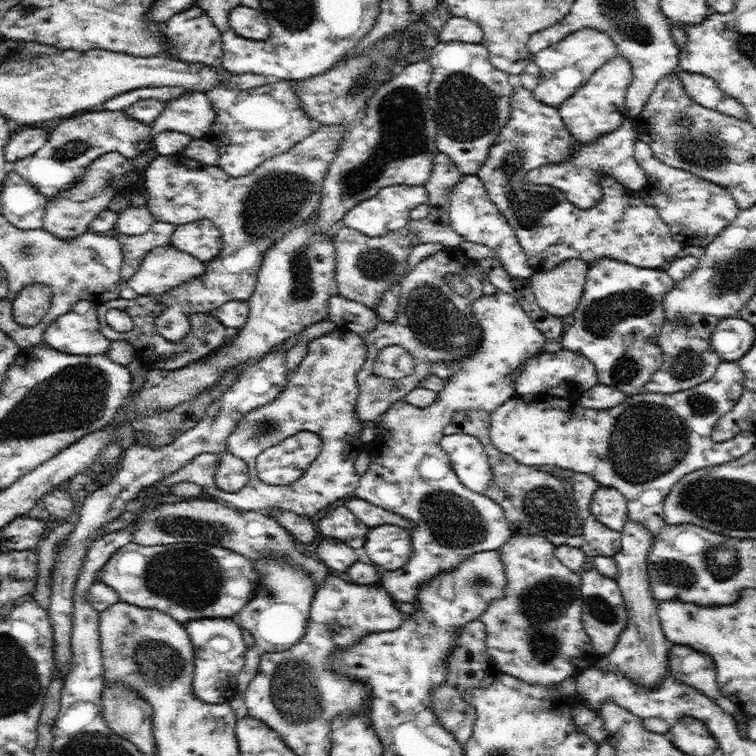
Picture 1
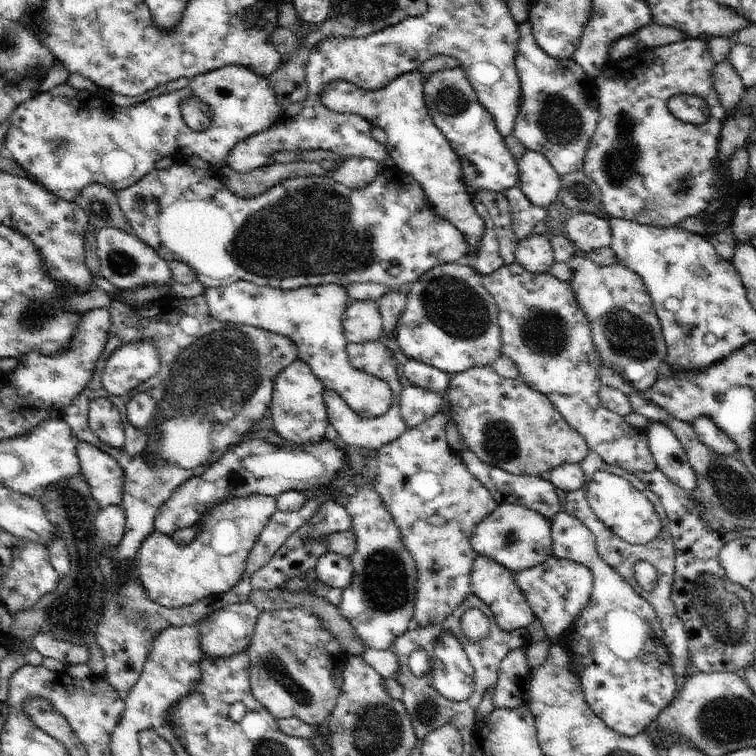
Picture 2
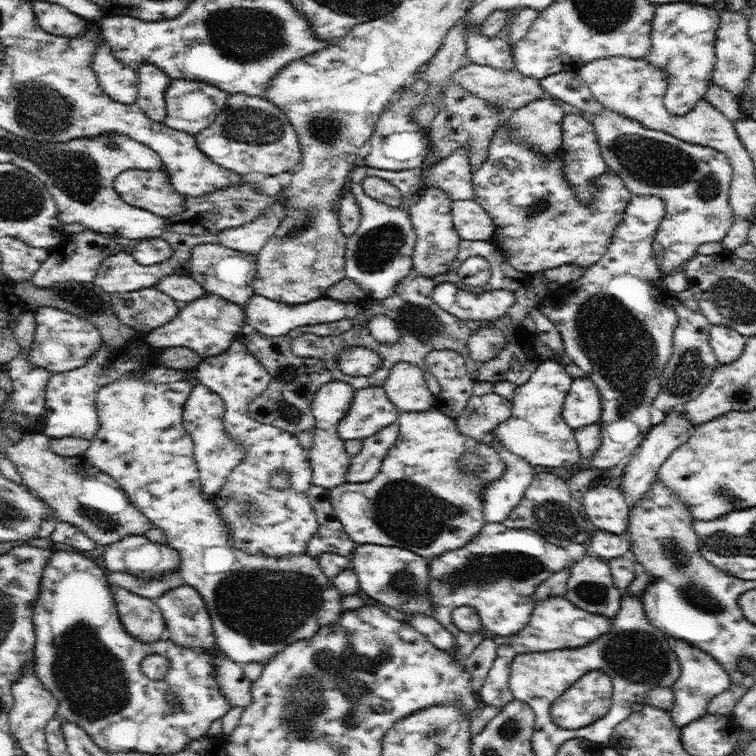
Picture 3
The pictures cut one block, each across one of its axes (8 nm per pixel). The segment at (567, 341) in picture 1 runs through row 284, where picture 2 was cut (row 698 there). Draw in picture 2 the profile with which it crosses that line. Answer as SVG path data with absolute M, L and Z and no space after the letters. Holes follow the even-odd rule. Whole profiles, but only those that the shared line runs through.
M558 511L550 522L552 555L558 559L576 561L593 572L593 589L588 604L565 634L565 646L569 653L577 657L577 664L581 667L577 677L585 692L585 700L591 711L596 713L608 728L615 730L618 734L635 737L637 734L644 733L663 708L675 700L680 687L675 677L673 660L660 619L652 605L642 598L614 567L600 558L595 536L581 520L568 512Z

